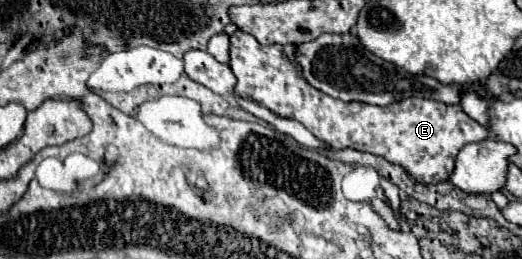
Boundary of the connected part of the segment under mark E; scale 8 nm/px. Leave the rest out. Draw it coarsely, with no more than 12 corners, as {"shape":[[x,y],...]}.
{"shape":[[231,36],[235,94],[301,122],[331,148],[405,168],[453,172],[487,128],[459,104],[381,108],[311,88],[293,44]]}

